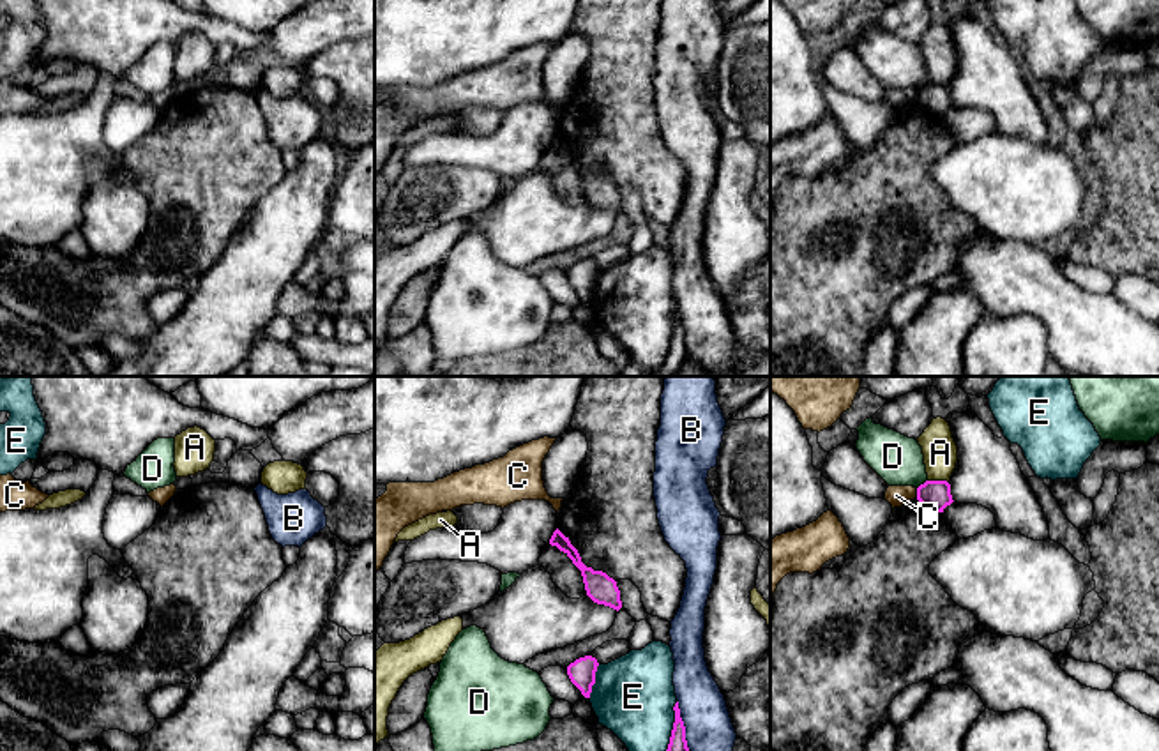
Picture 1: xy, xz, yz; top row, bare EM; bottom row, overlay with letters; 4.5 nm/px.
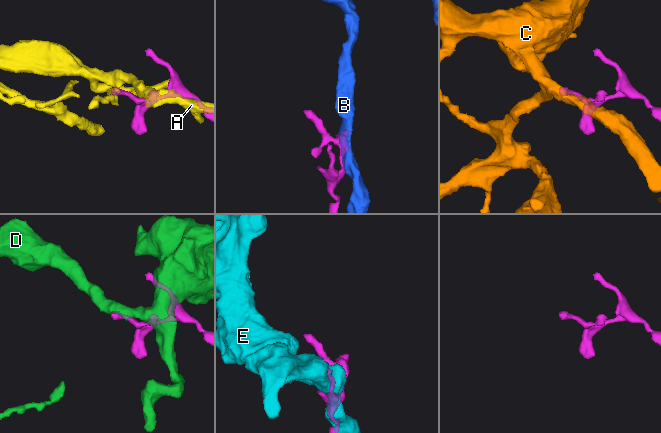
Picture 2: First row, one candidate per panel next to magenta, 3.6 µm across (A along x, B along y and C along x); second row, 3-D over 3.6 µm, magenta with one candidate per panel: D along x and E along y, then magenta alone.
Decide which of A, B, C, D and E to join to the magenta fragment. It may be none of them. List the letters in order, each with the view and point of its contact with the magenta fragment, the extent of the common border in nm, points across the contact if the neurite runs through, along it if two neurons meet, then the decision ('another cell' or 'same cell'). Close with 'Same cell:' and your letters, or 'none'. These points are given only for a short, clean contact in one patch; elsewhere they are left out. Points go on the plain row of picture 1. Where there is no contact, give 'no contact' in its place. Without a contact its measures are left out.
A: yz (939, 85) | 100 nm | along yz (928, 83), (944, 83), (947, 87) | another cell
B: xz (682, 329) | 240 nm | another cell
C: yz (917, 98) | 50 nm | along yz (916, 92), (917, 101) | another cell
D: yz (921, 89) | 60 nm | along yz (926, 83), (917, 92) | another cell
E: xz (668, 350) | 340 nm | another cell
Same cell: none

